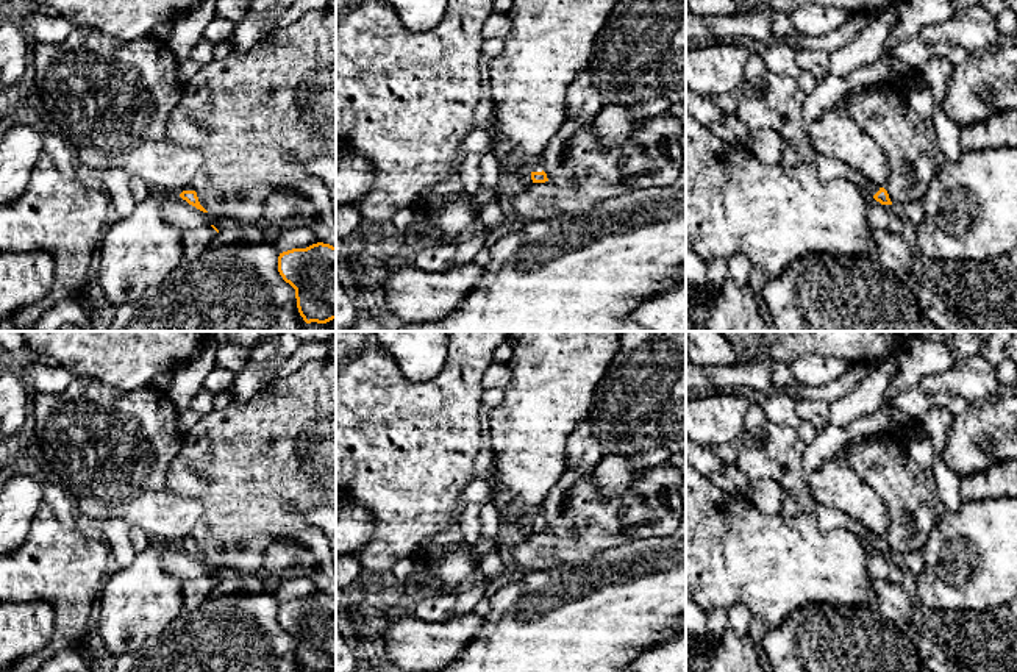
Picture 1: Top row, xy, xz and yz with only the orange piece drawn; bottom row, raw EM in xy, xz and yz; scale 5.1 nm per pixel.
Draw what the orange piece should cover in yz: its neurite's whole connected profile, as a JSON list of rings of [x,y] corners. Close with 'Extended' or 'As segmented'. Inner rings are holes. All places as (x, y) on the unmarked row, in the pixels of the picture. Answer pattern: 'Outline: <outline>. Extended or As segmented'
Outline: [[[814,502],[812,506],[806,511],[815,519],[819,528],[823,533],[836,528],[847,528],[855,533],[862,542],[872,545],[881,555],[892,555],[889,544],[884,538],[878,538],[865,525],[847,516],[845,513],[817,502]]]. Extended

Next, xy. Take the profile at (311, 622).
Outline: [[[323,592],[280,603],[278,622],[295,639],[305,672],[336,669],[336,597]]]. As segmented

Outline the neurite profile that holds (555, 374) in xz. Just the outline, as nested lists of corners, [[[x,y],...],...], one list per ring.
[[[509,331],[512,356],[508,361],[511,380],[503,388],[503,402],[491,409],[491,449],[495,484],[489,502],[500,513],[503,530],[531,520],[545,497],[567,469],[567,442],[576,427],[589,416],[595,388],[620,350],[622,331]]]

